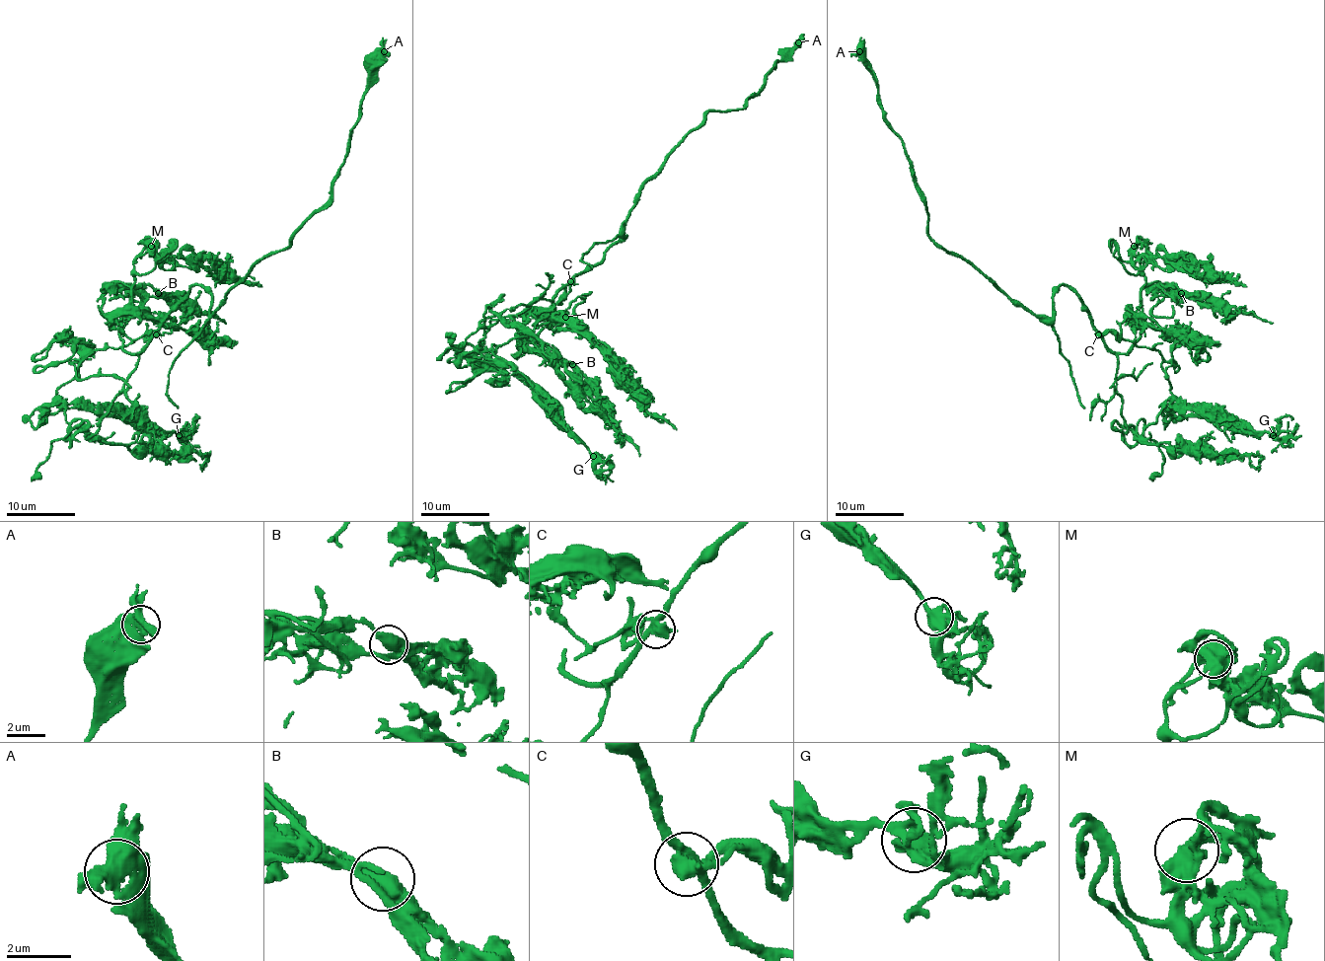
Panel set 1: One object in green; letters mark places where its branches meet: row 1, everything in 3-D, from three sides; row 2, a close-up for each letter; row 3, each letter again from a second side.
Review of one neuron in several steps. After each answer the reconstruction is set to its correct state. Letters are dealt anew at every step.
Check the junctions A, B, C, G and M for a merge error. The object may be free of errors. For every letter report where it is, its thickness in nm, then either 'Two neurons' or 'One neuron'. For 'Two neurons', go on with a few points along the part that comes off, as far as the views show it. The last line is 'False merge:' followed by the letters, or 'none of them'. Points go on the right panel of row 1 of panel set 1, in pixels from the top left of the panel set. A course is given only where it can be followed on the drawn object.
A: Place: (859, 51). Thickness 400 nm. One neuron
B: Place: (1181, 293). Thickness 420 nm. One neuron
C: Place: (1098, 334). Thickness 400 nm. One neuron
G: Place: (1273, 435). Thickness 400 nm. One neuron
M: Place: (1134, 246). Thickness 480 nm. One neuron
False merge: none of them

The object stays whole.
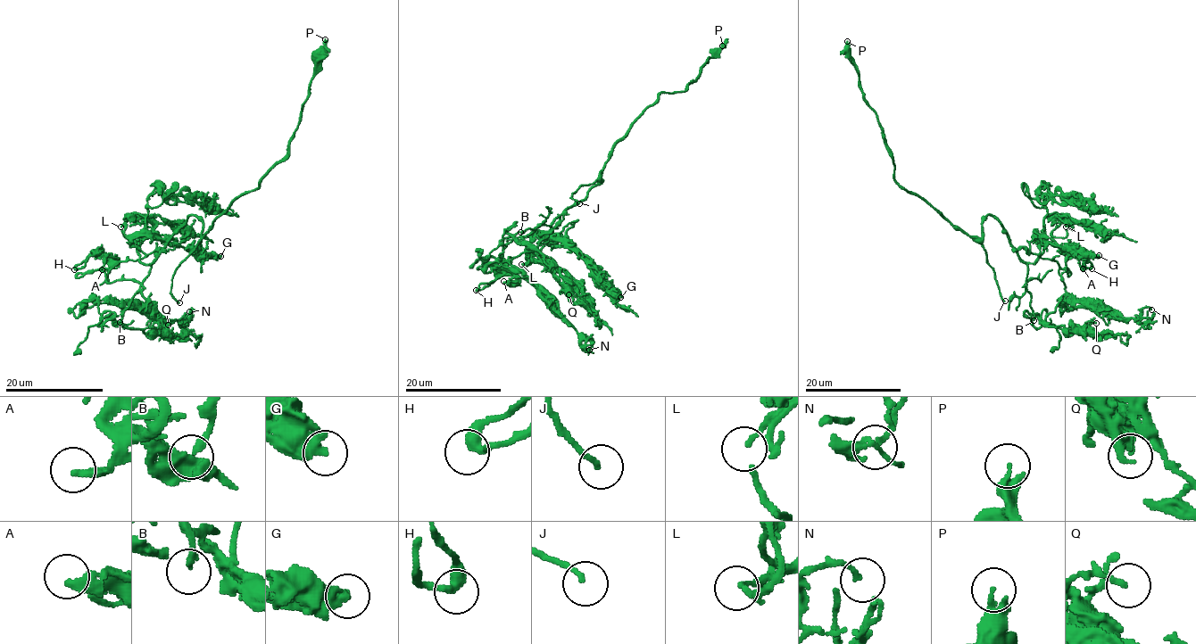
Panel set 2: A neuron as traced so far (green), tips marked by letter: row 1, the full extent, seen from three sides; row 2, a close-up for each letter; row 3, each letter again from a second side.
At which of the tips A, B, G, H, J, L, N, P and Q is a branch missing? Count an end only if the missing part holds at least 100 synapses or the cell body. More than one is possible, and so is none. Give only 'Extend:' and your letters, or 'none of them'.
Extend: J, P

